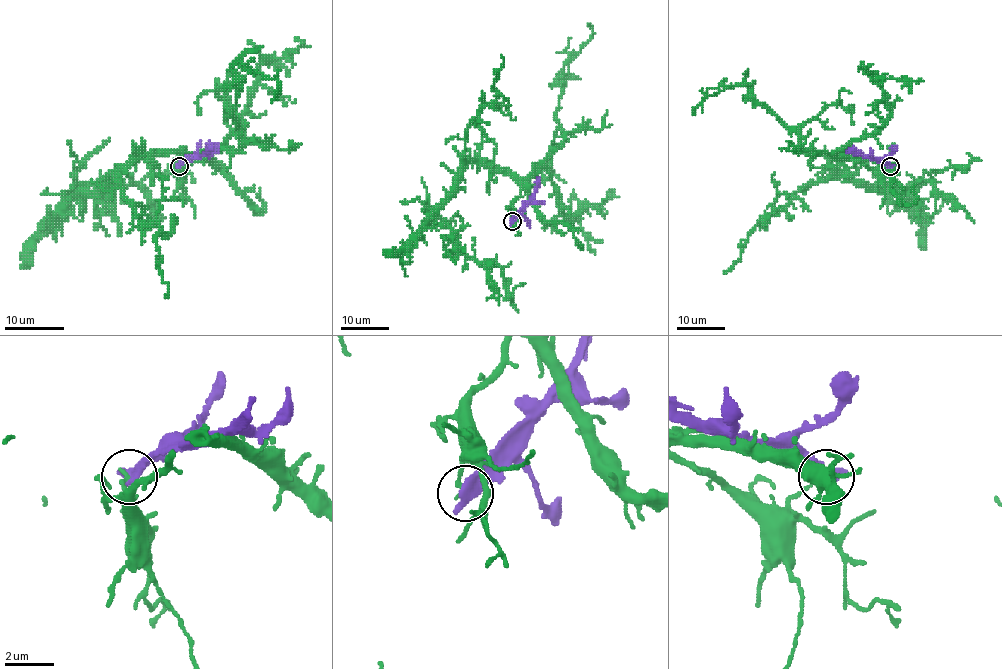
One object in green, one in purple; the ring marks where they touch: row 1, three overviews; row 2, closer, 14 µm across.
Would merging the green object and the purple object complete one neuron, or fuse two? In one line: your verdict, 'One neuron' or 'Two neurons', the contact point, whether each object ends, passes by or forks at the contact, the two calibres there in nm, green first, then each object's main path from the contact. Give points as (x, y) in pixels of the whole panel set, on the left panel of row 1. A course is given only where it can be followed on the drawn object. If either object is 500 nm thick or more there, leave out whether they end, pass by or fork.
Two neurons. Place: (179, 166). Thickness 170 nm (green) against 550 nm. Course of green: (179, 166), (188, 162), (182, 153), (141, 153), (98, 189), (78, 187), (109, 193), (174, 166), (194, 183). Course of purple: (179, 166), (185, 160), (195, 159), (208, 146)

